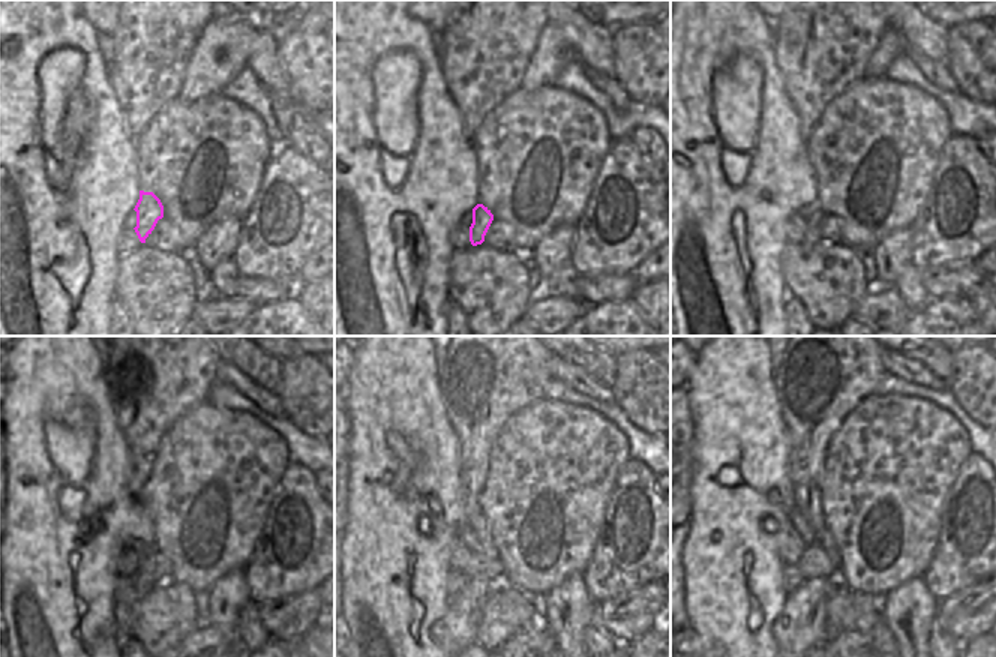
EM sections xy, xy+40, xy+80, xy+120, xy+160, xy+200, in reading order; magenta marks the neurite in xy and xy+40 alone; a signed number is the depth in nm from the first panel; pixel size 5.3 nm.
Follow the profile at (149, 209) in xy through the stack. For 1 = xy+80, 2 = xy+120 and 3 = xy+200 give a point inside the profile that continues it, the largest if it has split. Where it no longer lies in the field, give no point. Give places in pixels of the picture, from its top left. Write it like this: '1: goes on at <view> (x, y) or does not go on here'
1: goes on at xy+80 (816, 216)
2: goes on at xy+120 (141, 584)
3: goes on at xy+200 (801, 624)

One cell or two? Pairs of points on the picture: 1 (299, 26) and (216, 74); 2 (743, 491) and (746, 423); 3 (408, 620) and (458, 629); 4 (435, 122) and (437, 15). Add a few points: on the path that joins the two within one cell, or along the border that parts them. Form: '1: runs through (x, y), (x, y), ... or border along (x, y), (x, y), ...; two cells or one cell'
1: runs through (276, 23), (255, 24), (228, 51); one cell
2: runs through (746, 477), (746, 441); one cell
3: border along (452, 597), (444, 615), (431, 629), (435, 641); two cells
4: border along (411, 15), (422, 20), (434, 32); two cells

